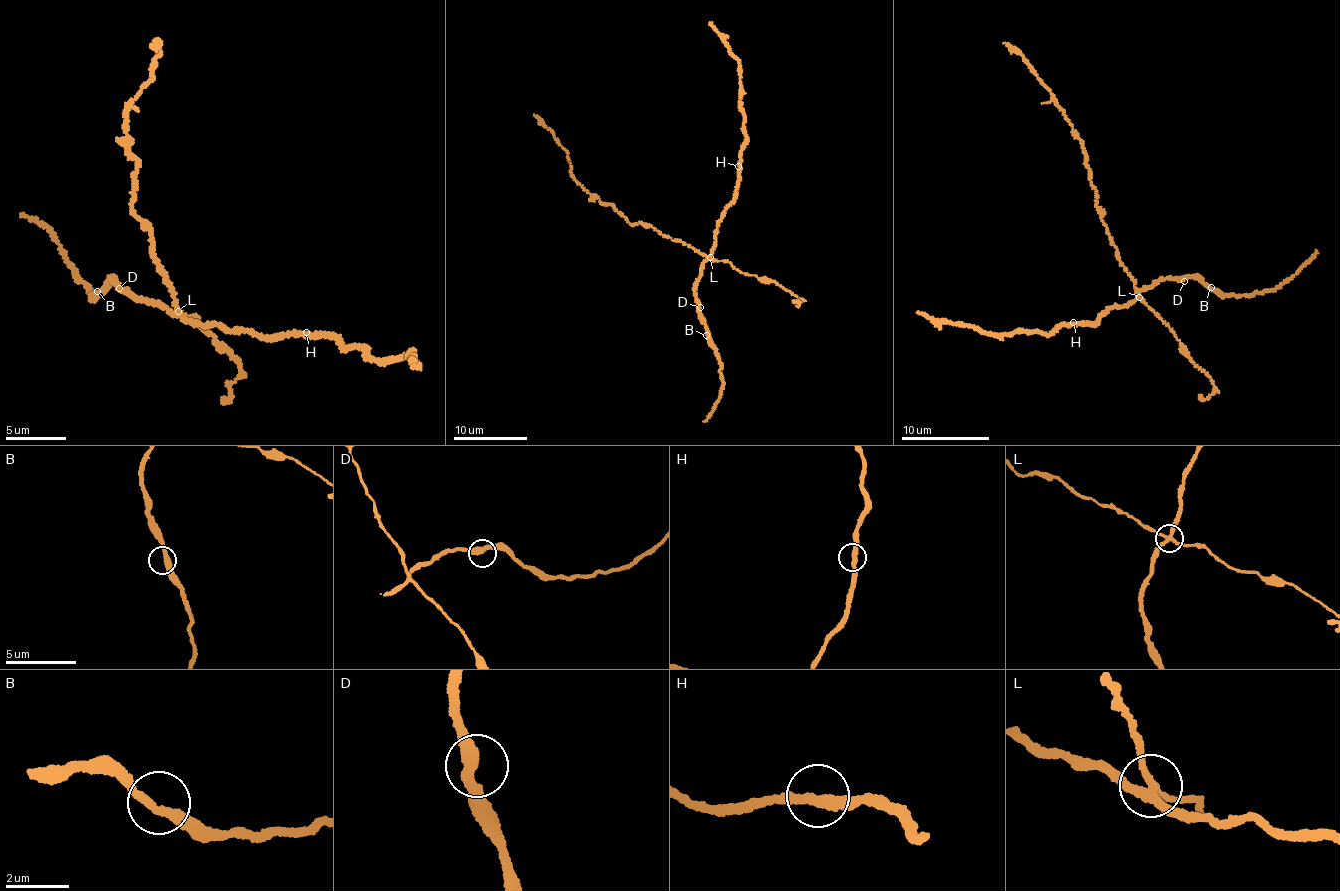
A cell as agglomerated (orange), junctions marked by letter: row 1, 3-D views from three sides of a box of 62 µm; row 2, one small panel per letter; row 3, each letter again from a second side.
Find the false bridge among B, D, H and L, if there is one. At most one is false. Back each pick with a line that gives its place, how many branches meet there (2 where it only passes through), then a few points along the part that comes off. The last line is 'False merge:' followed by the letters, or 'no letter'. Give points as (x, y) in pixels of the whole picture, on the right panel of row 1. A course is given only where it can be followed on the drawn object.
L: Place: (1139, 297). Branches: 4. Course of the part to remove: (1138, 297), (1134, 280), (1121, 264), (1106, 231), (1087, 153), (1056, 99), (1025, 58), (1003, 43)
False merge: L

